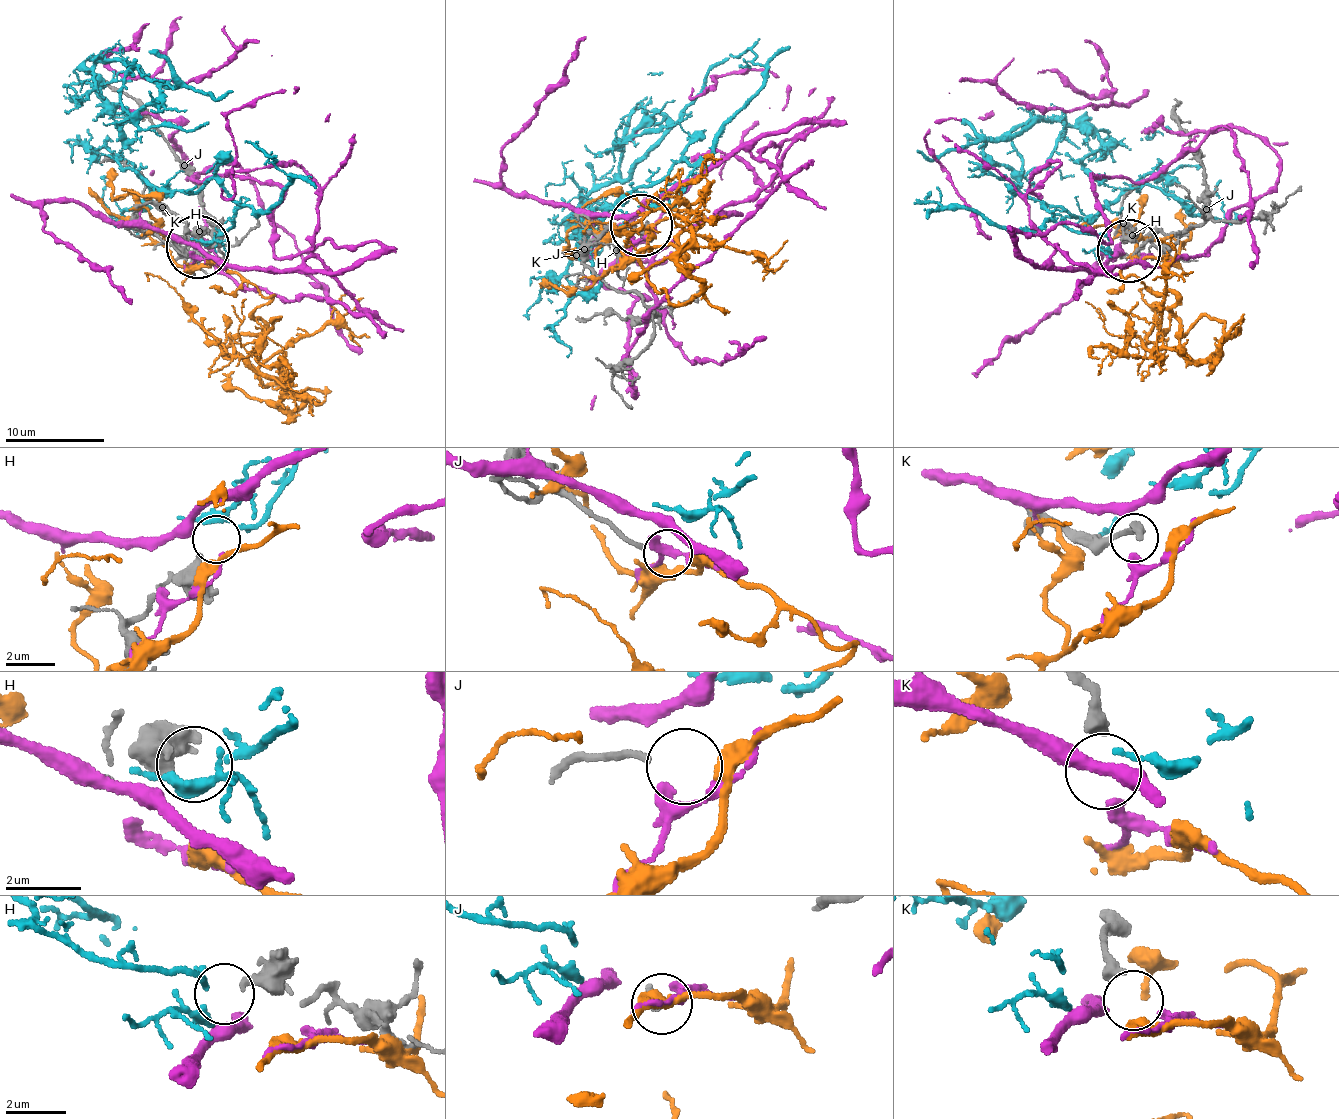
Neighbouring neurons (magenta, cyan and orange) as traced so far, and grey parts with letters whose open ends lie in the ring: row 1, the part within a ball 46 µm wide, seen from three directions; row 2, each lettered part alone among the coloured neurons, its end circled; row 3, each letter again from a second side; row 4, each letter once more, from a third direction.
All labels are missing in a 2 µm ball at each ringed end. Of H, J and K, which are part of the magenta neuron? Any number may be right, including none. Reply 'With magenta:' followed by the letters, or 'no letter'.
With magenta: no letter

